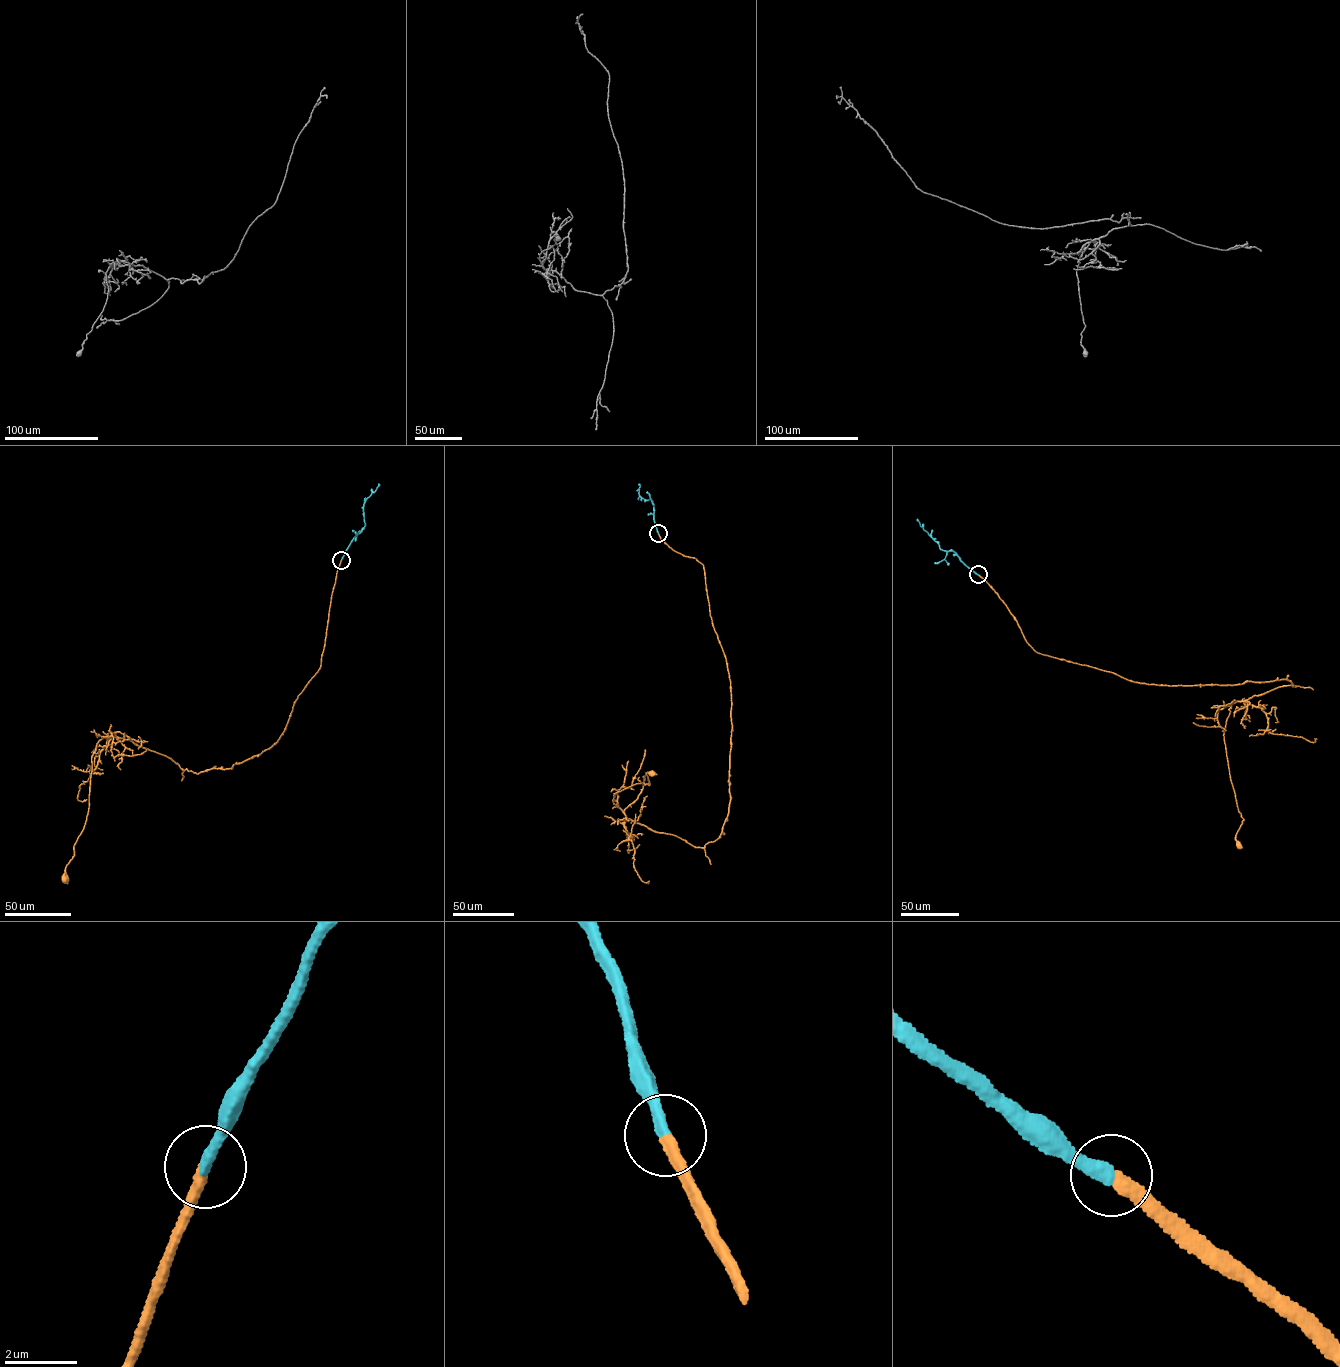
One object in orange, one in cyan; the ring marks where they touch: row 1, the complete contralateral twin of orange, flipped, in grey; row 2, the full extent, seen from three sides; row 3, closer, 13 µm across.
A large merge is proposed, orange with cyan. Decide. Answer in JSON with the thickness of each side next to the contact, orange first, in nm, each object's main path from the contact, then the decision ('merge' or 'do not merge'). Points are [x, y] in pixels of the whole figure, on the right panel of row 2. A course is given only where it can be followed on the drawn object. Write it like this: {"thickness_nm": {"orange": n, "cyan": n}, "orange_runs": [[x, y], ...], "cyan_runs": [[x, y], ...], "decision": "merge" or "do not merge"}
{"thickness_nm": {"orange": 360, "cyan": 360}, "orange_runs": [[978, 575], [1038, 653], [1141, 683], [1283, 679], [1295, 685], [1229, 709], [1224, 740], [1244, 820], [1238, 846]], "cyan_runs": [[978, 574], [954, 551], [940, 548], [917, 519]], "decision": "merge"}

